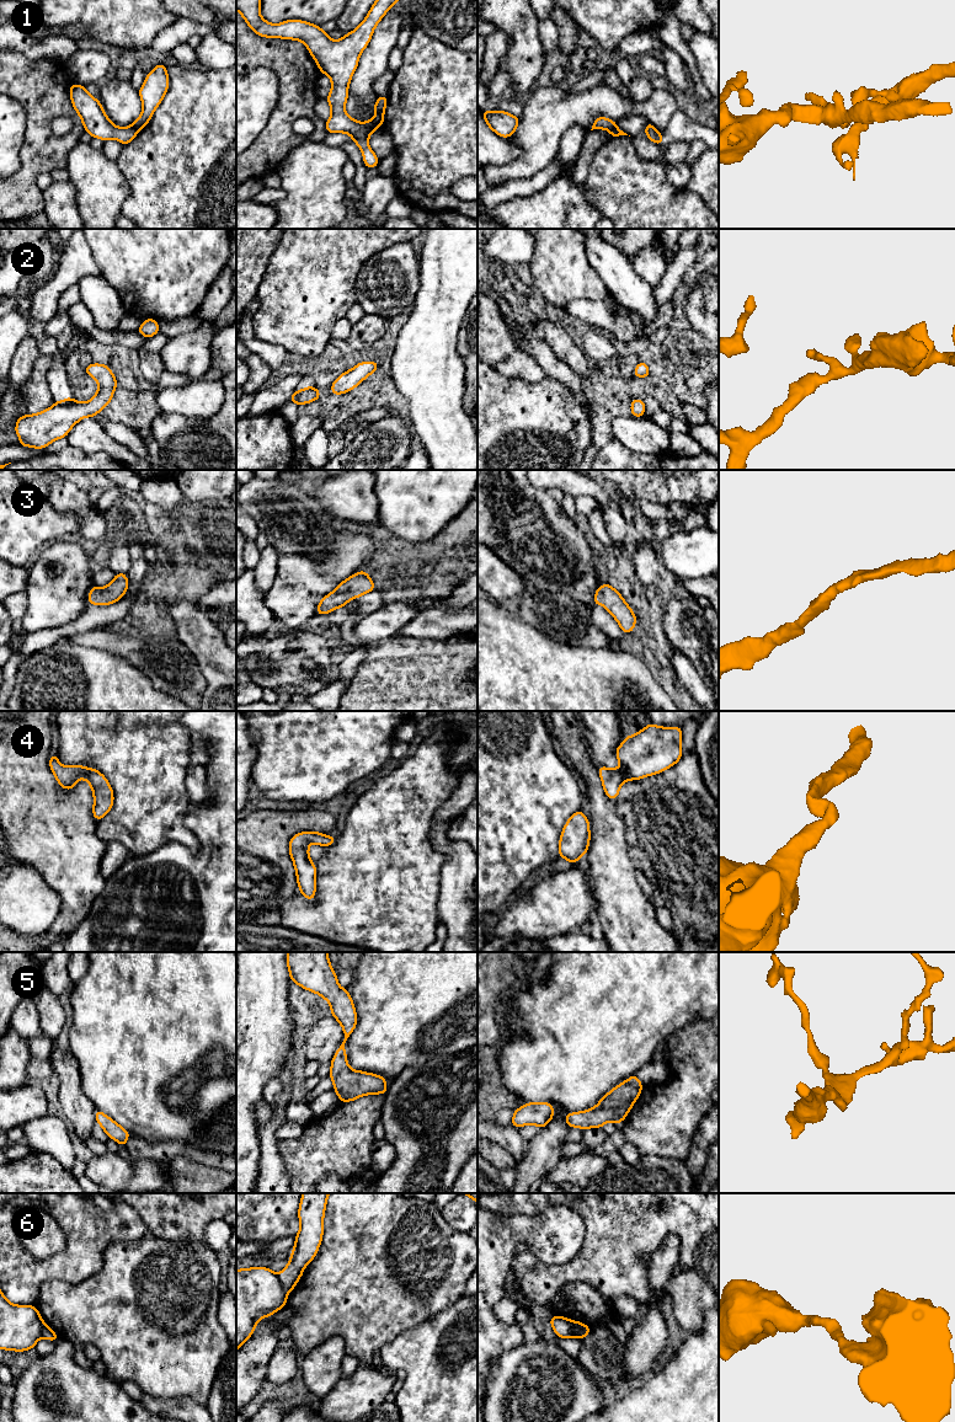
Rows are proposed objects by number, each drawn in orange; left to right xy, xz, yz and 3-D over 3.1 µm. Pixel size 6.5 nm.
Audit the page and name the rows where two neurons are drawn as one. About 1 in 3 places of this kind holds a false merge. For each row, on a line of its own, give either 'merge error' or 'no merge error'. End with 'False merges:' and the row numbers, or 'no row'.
1: merge error
2: no merge error
3: no merge error
4: no merge error
5: no merge error
6: merge error
False merges: 1, 6

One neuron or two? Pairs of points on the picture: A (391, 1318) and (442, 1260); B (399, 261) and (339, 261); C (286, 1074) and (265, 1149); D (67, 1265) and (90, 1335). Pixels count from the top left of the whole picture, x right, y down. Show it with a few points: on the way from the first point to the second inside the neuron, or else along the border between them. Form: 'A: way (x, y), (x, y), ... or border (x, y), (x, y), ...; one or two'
A: way (406, 1303), (419, 1292), (419, 1284), (427, 1275); one
B: border (390, 245), (373, 254), (362, 265), (355, 288); two
C: way (286, 1092), (279, 1106), (278, 1118), (268, 1131); one
D: border (99, 1271), (78, 1283), (62, 1281), (44, 1282); two

